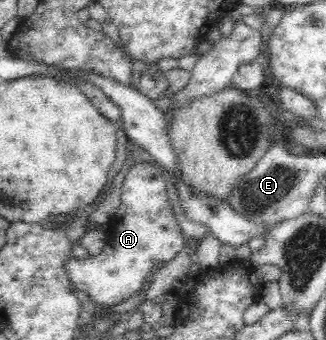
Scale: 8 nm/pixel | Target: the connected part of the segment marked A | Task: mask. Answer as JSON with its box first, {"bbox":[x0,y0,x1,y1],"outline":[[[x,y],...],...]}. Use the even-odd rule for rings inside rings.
{"bbox":[64,161,187,307],"outline":[[[146,161],[135,163],[125,174],[120,190],[120,205],[109,222],[106,245],[101,253],[86,259],[72,256],[71,259],[65,261],[64,265],[72,285],[101,307],[117,305],[125,302],[131,295],[135,295],[151,278],[157,263],[168,262],[173,259],[183,249],[187,241],[169,204],[167,180],[157,163]]]}

